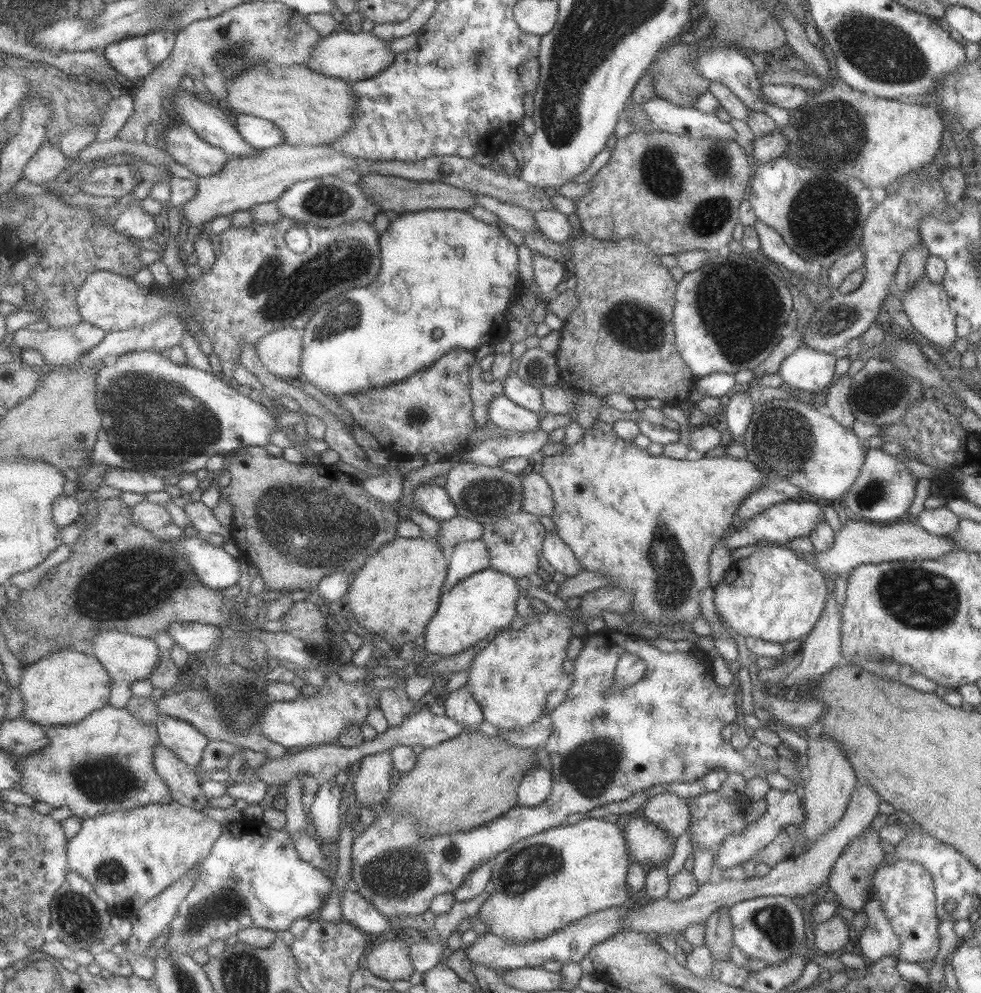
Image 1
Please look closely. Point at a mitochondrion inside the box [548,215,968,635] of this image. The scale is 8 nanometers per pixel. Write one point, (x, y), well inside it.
(918, 598)

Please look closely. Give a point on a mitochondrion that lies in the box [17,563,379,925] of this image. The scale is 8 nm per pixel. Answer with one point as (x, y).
(102, 781)

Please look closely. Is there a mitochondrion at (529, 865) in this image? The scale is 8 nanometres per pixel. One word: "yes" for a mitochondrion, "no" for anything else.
yes

